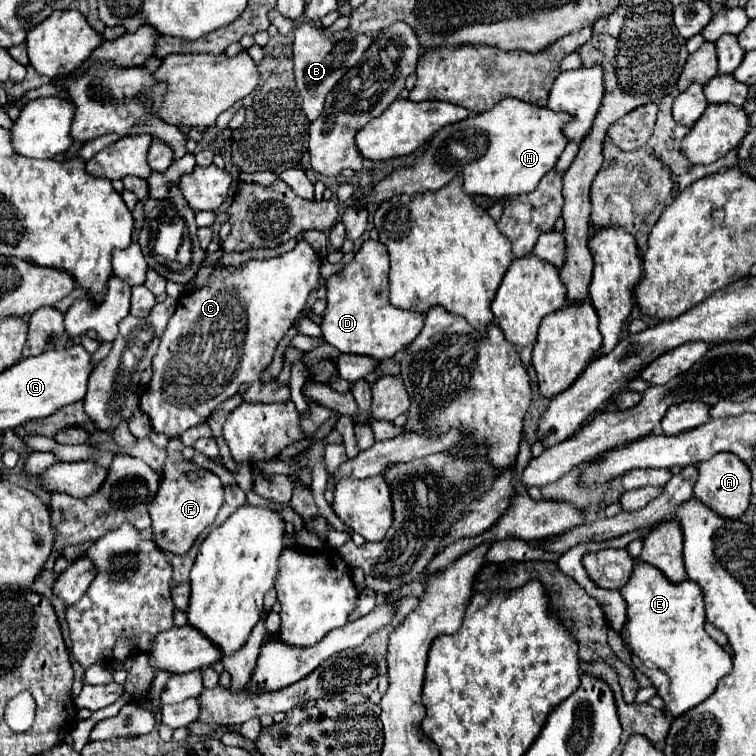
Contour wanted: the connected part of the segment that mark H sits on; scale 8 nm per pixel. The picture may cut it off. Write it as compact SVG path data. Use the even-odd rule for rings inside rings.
M502 99L490 111L482 111L470 115L462 123L454 123L438 131L432 141L426 145L428 149L420 159L416 159L414 169L398 169L386 179L382 179L368 196L361 196L354 209L366 209L370 202L381 203L400 195L400 193L422 193L422 191L438 191L446 183L450 183L458 173L462 173L466 181L468 195L486 195L492 199L512 197L520 193L530 193L538 185L538 181L556 165L568 141L562 131L566 123L574 119L566 113L554 113L548 107L534 107L532 103L522 103L518 99ZM484 133L488 139L484 145L476 143L476 135ZM468 147L476 147L478 155L466 155Z

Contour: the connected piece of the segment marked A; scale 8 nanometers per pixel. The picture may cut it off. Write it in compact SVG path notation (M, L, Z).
M732 453L714 455L708 461L698 463L698 481L694 485L694 497L714 509L724 519L738 519L750 507L750 471Z

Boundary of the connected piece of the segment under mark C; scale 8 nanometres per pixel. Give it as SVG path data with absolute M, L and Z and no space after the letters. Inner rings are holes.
M298 241L296 247L274 259L252 259L238 267L214 267L204 287L182 295L178 307L160 339L158 353L152 359L152 383L140 399L140 409L148 415L156 433L164 433L168 439L180 437L186 429L208 421L212 411L242 391L246 403L276 403L290 399L290 383L278 383L278 379L262 381L264 369L274 359L274 351L284 339L286 331L304 311L306 301L314 285L318 285L320 257L314 249Z

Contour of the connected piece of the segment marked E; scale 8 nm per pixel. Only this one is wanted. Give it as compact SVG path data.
M634 561L634 575L630 575L620 593L628 605L628 617L622 629L624 643L632 653L634 667L652 681L666 709L678 717L710 697L718 681L732 671L732 659L704 631L702 589L688 579L670 583L656 567Z

